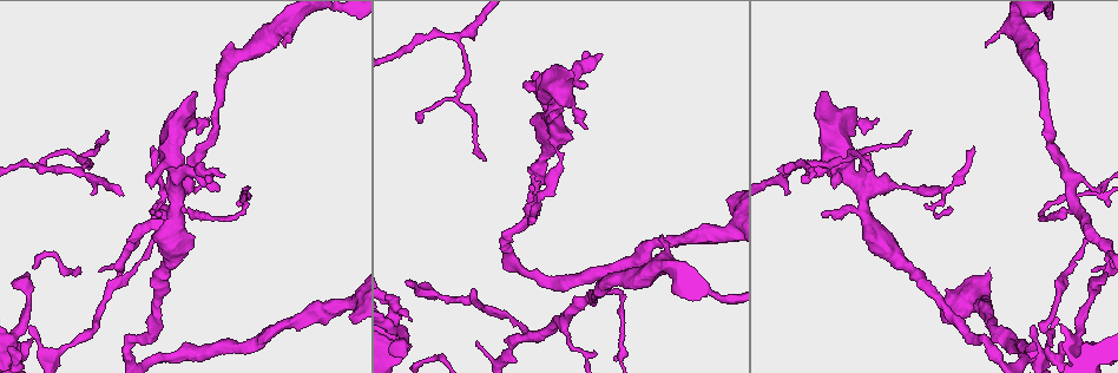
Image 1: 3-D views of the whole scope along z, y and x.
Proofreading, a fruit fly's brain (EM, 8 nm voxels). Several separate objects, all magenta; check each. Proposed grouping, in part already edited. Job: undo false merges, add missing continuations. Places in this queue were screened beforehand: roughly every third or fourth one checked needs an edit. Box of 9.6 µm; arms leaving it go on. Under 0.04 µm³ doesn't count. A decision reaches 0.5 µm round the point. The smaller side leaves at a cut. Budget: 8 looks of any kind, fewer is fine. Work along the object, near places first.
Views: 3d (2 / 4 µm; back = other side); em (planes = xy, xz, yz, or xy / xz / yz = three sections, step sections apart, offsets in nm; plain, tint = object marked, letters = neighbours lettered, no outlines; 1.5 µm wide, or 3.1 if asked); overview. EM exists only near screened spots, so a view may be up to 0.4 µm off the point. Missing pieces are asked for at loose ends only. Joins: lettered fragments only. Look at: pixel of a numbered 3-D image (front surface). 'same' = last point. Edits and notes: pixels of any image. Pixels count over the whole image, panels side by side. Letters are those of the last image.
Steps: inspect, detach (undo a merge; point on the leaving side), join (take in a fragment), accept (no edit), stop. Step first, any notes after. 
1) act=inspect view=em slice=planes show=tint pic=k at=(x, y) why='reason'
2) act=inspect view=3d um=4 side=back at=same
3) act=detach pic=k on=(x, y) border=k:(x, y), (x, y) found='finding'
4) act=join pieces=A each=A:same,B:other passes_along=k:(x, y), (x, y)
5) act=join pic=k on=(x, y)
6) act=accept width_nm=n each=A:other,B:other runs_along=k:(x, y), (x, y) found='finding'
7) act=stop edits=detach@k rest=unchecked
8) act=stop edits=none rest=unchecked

act=inspect view=em slice=yz step=8 show=tint pic=1 at=(532, 337) why='arms part here'

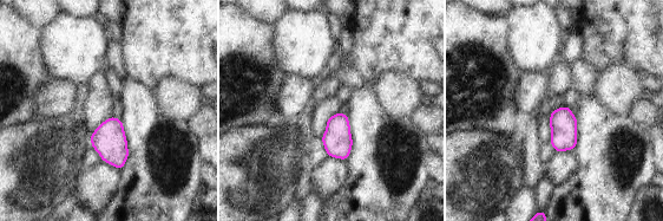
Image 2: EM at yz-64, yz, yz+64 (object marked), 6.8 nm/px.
act=inspect view=em slice=planes show=letters at=same

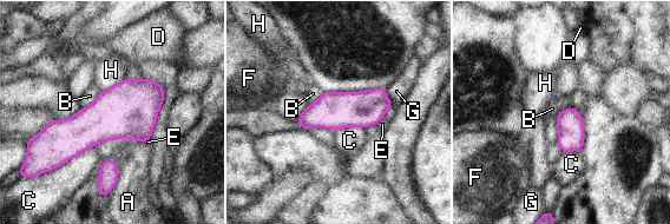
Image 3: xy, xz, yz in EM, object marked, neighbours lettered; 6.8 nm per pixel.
act=accept each=A:other,B:other,C:other,D:other,E:other,F:other,G:other,H:other border=3:(94, 145), (84, 149), (53, 170) found='continuous, no second cell'

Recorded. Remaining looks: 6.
act=inspect view=3d um=4 pic=1 at=(19, 344) why='thick end'

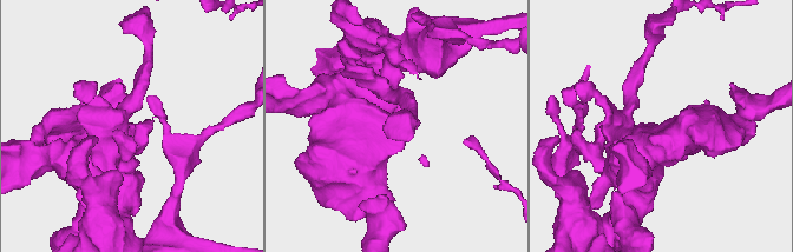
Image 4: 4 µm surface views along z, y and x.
act=inspect view=em um=3.1 slice=planes show=tint pic=4 at=(133, 126)

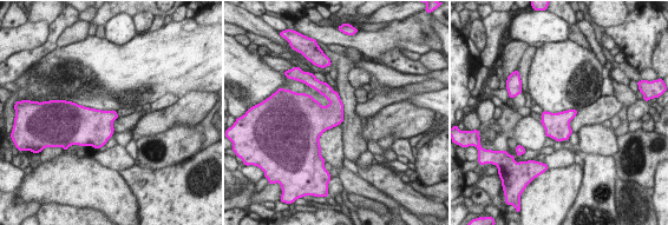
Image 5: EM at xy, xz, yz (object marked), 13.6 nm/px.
act=inspect view=em um=3.1 slice=planes show=letters at=same why='see the neighbours'

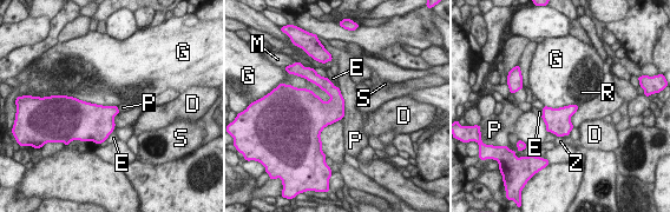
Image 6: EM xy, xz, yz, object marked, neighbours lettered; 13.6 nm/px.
act=accept each=D:other,E:other,G:other,M:other,P:other,R:other,S:other,Z:other border=6:(300, 87), (330, 99) found='none of them fits'

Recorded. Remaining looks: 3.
act=inspect view=em slice=planes show=tint pic=1 at=(868, 171) why='free end'

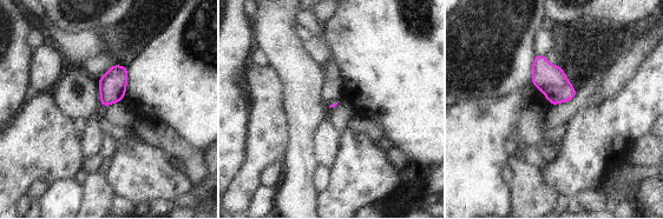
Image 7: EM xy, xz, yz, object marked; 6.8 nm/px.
act=inspect view=em slice=planes show=letters at=same why='see the neighbours'

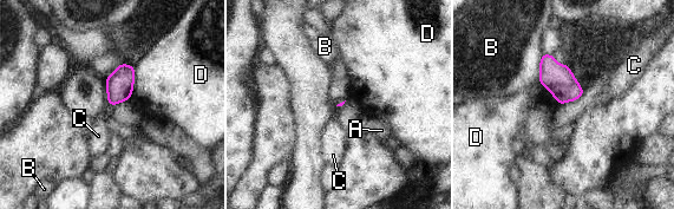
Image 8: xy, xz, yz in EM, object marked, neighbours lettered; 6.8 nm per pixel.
act=accept each=A:other,B:other,C:other,D:other border=8:(135, 66), (133, 89), (129, 98) found='none of them fits'

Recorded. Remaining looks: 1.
act=stop edits=none rest=unchecked

